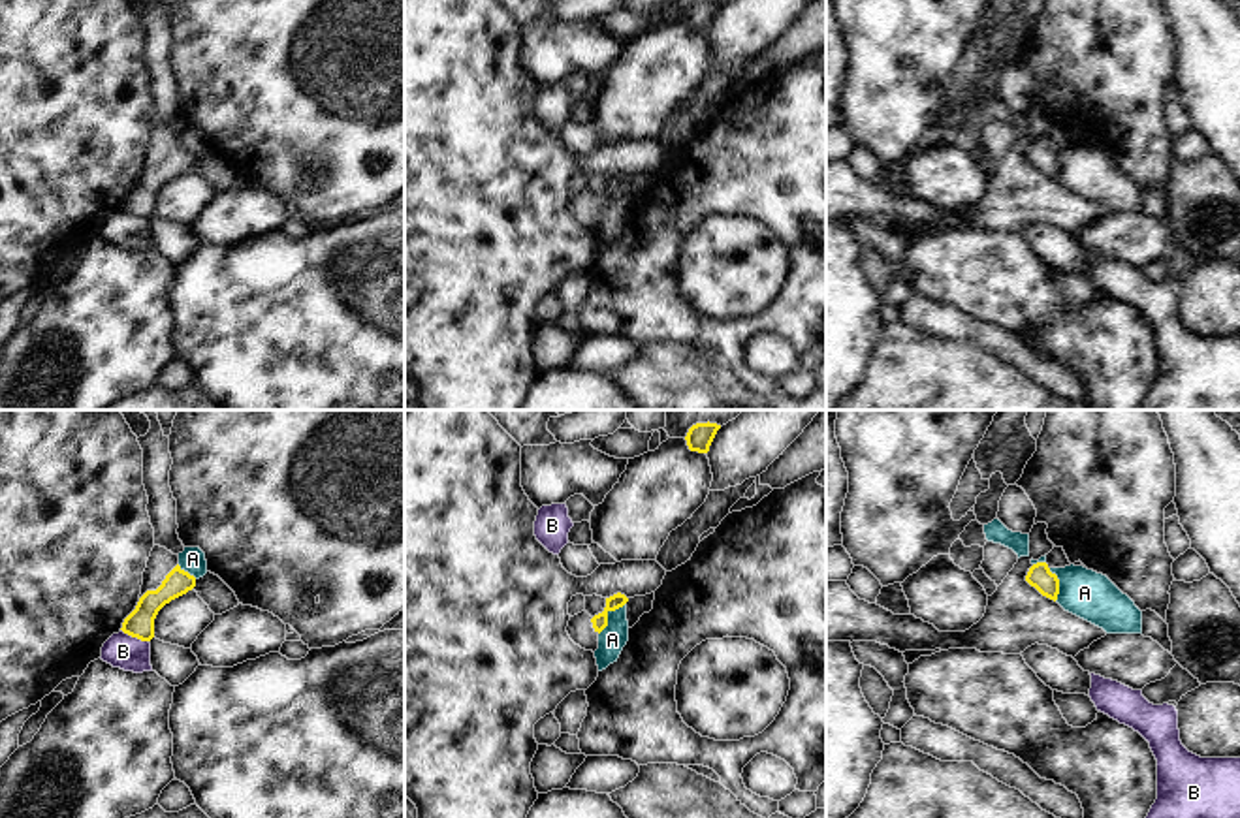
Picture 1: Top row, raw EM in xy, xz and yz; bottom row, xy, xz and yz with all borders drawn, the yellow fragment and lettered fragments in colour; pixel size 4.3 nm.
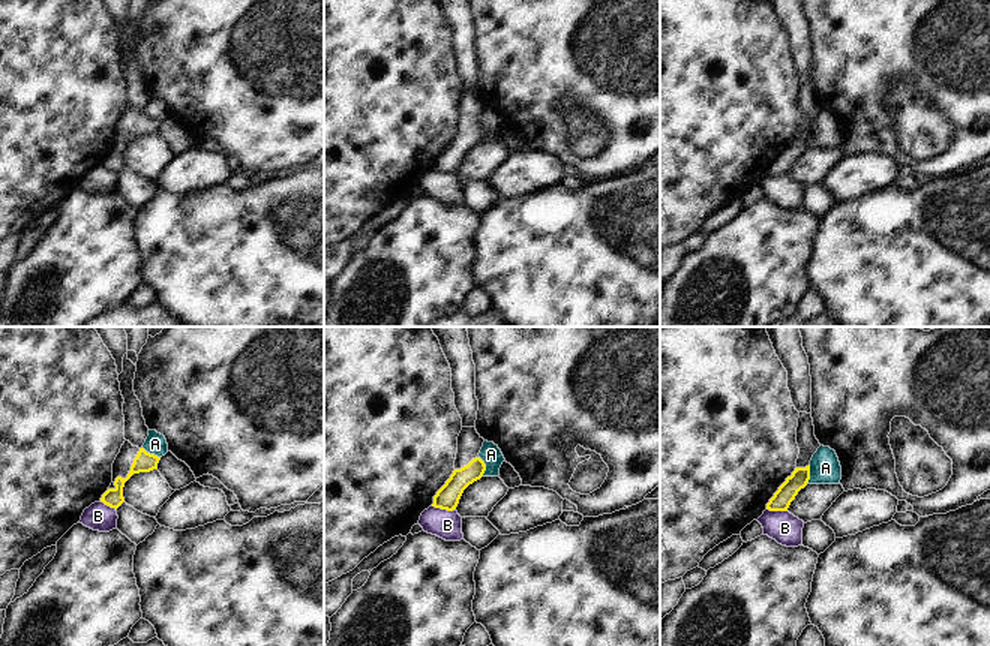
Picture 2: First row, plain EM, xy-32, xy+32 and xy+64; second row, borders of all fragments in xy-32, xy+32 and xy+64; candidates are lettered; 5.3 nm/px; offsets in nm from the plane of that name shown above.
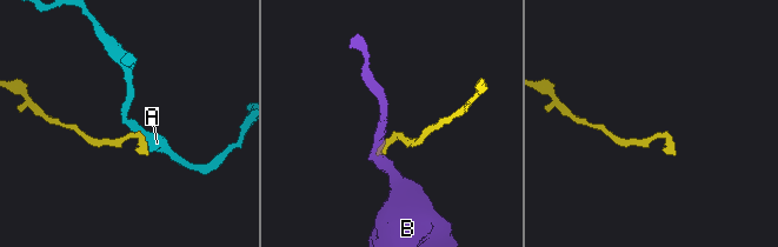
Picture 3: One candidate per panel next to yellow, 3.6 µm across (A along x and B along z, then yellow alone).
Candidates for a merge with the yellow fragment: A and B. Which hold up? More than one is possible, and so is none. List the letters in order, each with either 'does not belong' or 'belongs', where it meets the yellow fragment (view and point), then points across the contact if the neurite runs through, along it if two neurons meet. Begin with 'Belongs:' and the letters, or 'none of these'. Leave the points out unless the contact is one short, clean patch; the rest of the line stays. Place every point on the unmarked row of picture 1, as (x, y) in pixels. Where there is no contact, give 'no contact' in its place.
Belongs: none of these
A: does not belong | xz (606, 194) | along xz (625, 181), (608, 192), (608, 204), (599, 213)
B: does not belong | xy (134, 215) | along xy (121, 207), (147, 220)

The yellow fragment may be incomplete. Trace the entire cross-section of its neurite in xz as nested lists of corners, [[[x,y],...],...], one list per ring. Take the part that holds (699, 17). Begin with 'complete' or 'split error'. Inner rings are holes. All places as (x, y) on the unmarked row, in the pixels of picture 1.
complete; [[[709,0],[692,4],[685,15],[689,28],[707,32],[719,8],[721,4]]]

